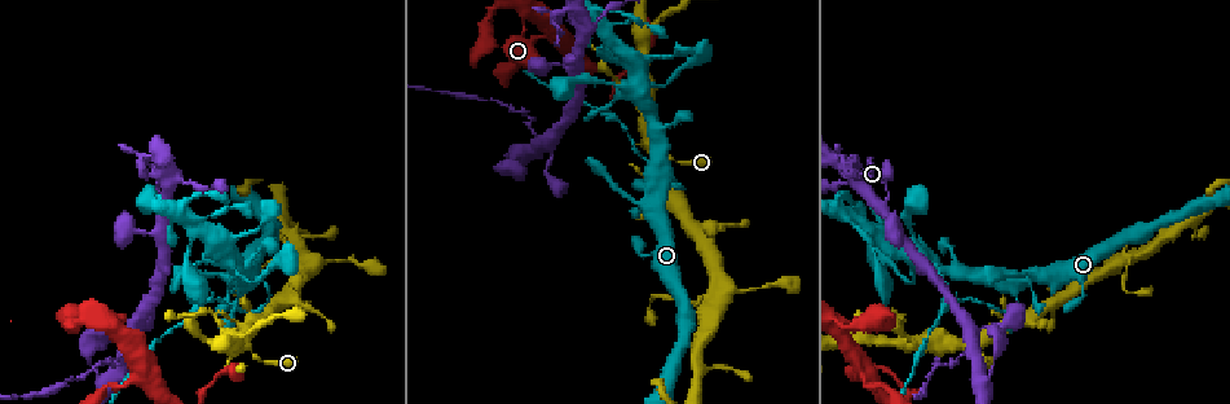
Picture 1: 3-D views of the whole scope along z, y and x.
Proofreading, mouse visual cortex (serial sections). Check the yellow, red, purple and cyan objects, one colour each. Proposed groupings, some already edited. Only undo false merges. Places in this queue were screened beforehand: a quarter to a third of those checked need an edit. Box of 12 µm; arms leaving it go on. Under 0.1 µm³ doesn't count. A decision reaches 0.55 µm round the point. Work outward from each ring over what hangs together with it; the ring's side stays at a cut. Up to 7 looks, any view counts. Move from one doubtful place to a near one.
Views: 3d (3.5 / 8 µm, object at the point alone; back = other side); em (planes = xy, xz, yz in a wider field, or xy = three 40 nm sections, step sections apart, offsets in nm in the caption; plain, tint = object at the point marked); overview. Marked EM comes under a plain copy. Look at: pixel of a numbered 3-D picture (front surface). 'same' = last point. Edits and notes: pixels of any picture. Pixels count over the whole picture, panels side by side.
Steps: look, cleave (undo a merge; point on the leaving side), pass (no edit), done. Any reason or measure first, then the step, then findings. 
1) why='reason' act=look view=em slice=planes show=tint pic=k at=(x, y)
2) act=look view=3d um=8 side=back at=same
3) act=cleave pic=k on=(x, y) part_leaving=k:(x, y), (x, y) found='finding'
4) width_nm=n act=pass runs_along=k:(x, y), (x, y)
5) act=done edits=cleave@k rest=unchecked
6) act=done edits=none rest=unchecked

why='thick turns thin' act=look view=3d um=3.5 pic=1 at=(175, 178)

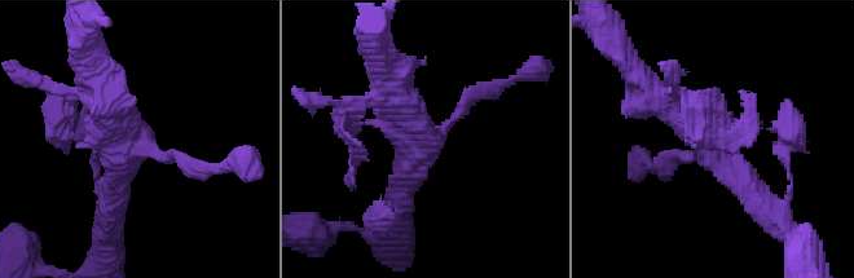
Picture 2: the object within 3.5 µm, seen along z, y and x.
arms=3 arm_widths_nm=150,300,350 act=look view=em slice=xy step=1 show=tint pic=2 at=(426, 139)

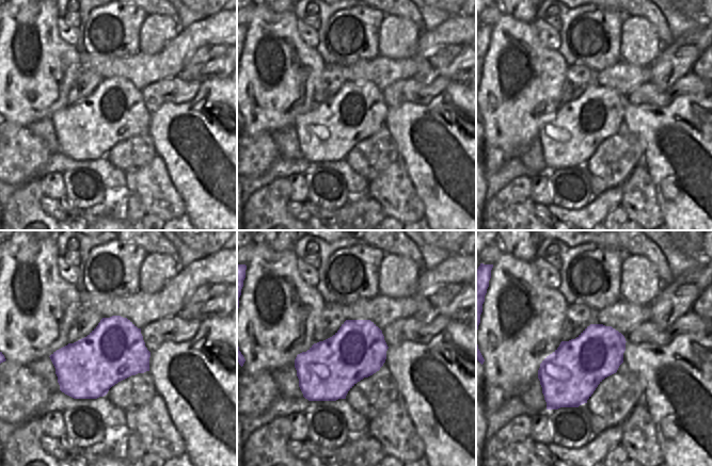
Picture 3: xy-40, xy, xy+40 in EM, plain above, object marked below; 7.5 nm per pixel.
act=pass runs_along=2:(92, 97), (119, 149), (199, 168) found='continuous, no second cell'

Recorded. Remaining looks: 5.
why='looks like a crossing' act=look view=3d um=3.5 pic=1 at=(664, 179)

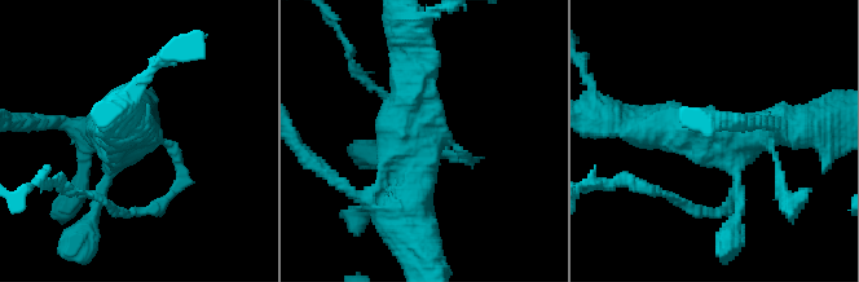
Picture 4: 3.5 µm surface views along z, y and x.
act=look view=em slice=planes show=tint pic=4 at=(429, 143)

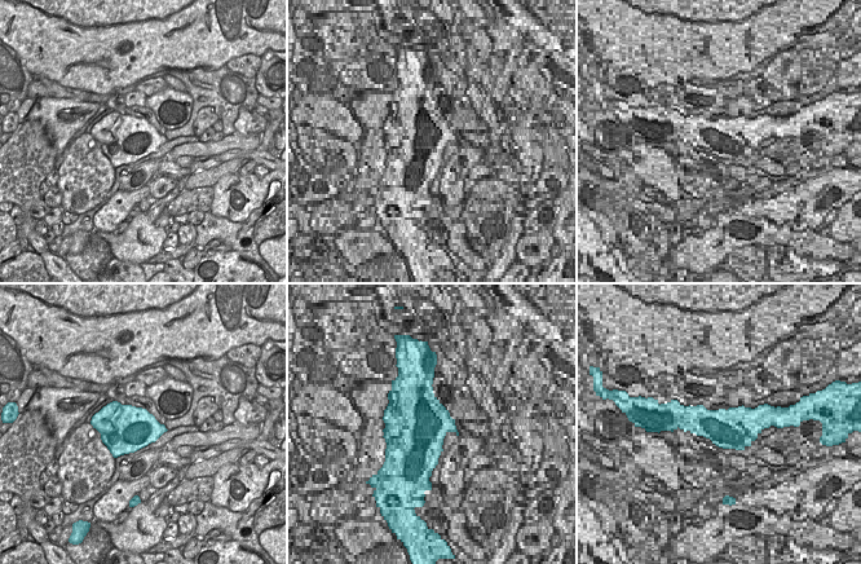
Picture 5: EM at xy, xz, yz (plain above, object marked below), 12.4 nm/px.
act=cleave pic=4 on=(181, 176) part_leaving=4:(164, 139), (180, 166), (172, 194), (124, 214) found='two cells meet here'

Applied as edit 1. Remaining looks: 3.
act=look view=3d um=8 pic=1 at=(974, 348)

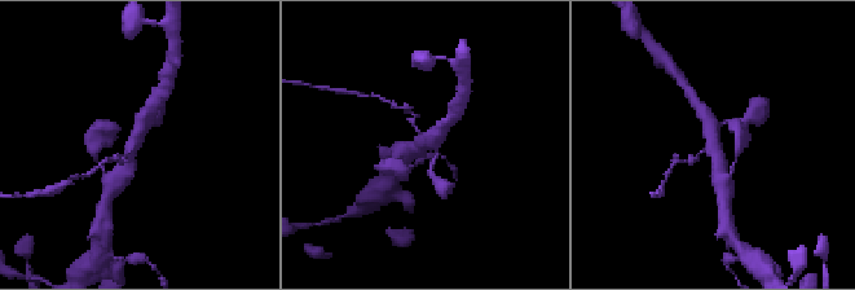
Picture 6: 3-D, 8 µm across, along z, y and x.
why='zoom in' act=look view=3d um=3.5 pic=6 at=(131, 146)

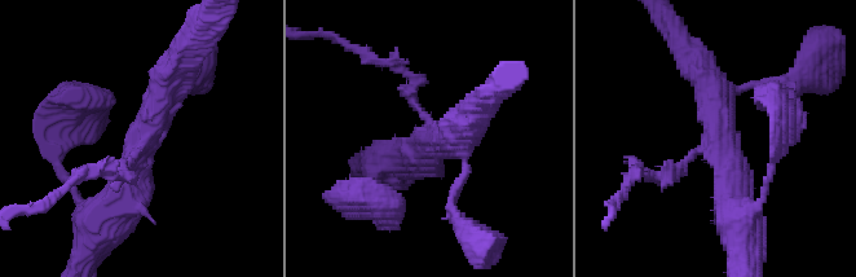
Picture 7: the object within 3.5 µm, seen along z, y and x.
why='now the EM' act=look view=em slice=xy step=2 show=tint pic=7 at=(717, 141)

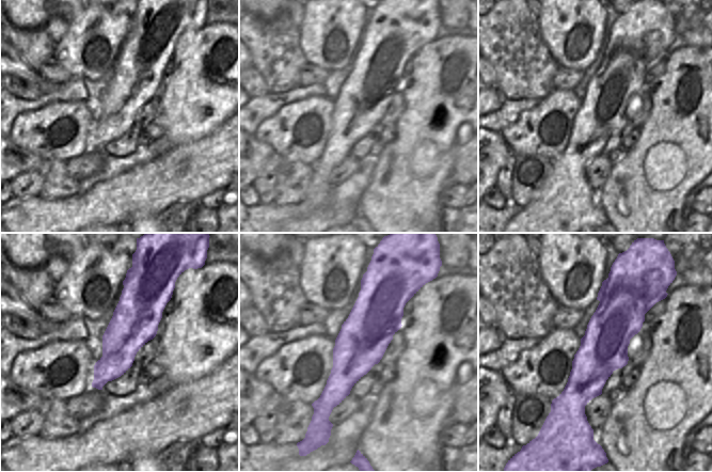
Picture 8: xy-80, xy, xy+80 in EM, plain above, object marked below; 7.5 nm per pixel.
arm_widths_nm=150,400,400 act=cleave pic=7 on=(401, 69) part_leaving=7:(418, 109), (410, 75), (339, 39) found='two cells meet here'

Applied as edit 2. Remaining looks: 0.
act=done edits=cleave@4,cleave@7 rest=unchecked

